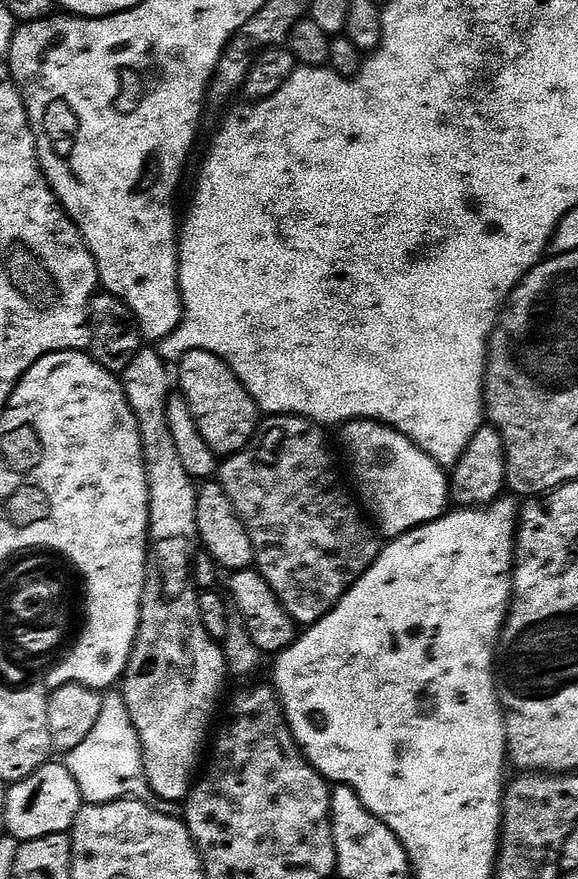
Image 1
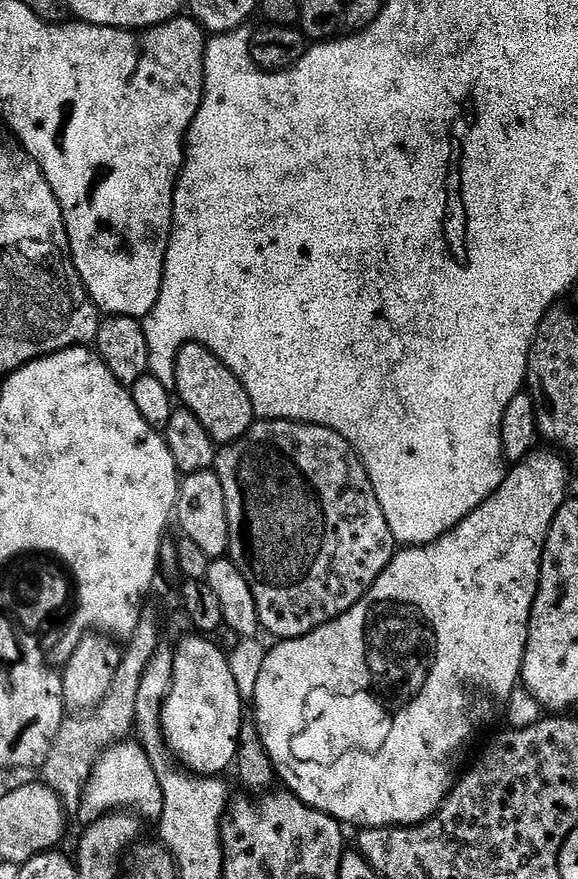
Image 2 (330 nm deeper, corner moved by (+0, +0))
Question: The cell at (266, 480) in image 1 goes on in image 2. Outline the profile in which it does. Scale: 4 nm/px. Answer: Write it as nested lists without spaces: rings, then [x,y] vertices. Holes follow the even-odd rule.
[[[260,420],[253,423],[251,430],[241,440],[219,449],[214,471],[222,482],[222,494],[226,494],[226,522],[230,530],[228,556],[238,566],[246,582],[250,582],[250,590],[258,606],[261,629],[276,636],[272,638],[277,641],[296,640],[323,624],[337,620],[342,614],[351,612],[353,606],[368,593],[372,583],[382,574],[382,570],[386,570],[386,566],[398,551],[396,538],[390,534],[386,514],[382,514],[382,506],[378,506],[378,498],[370,486],[370,478],[362,462],[356,457],[356,451],[334,430],[313,424],[295,424],[293,420]]]

